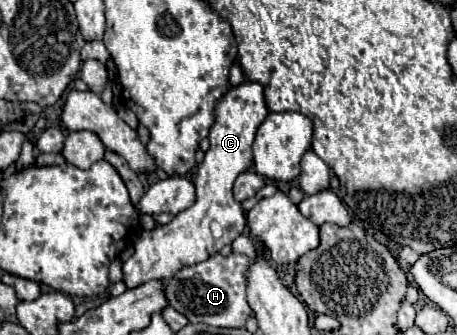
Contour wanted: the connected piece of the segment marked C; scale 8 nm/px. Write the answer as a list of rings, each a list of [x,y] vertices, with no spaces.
[[[244,82],[236,88],[230,88],[224,98],[218,102],[216,106],[216,122],[210,128],[210,148],[204,156],[204,162],[198,166],[196,178],[194,178],[194,186],[196,186],[196,202],[182,210],[180,214],[174,216],[174,220],[170,224],[164,226],[156,226],[150,232],[142,232],[138,236],[138,240],[134,242],[134,254],[122,264],[122,272],[124,272],[124,284],[126,288],[138,288],[142,286],[142,282],[150,282],[150,280],[166,280],[172,278],[178,270],[182,270],[182,266],[194,266],[194,262],[202,262],[206,258],[210,258],[210,254],[216,254],[222,250],[222,246],[232,244],[232,240],[236,240],[244,228],[246,228],[246,214],[242,210],[242,206],[234,200],[234,180],[236,176],[240,176],[242,172],[252,168],[252,144],[254,144],[254,136],[258,126],[266,120],[268,116],[268,108],[264,102],[264,92],[262,86],[256,82]]]

